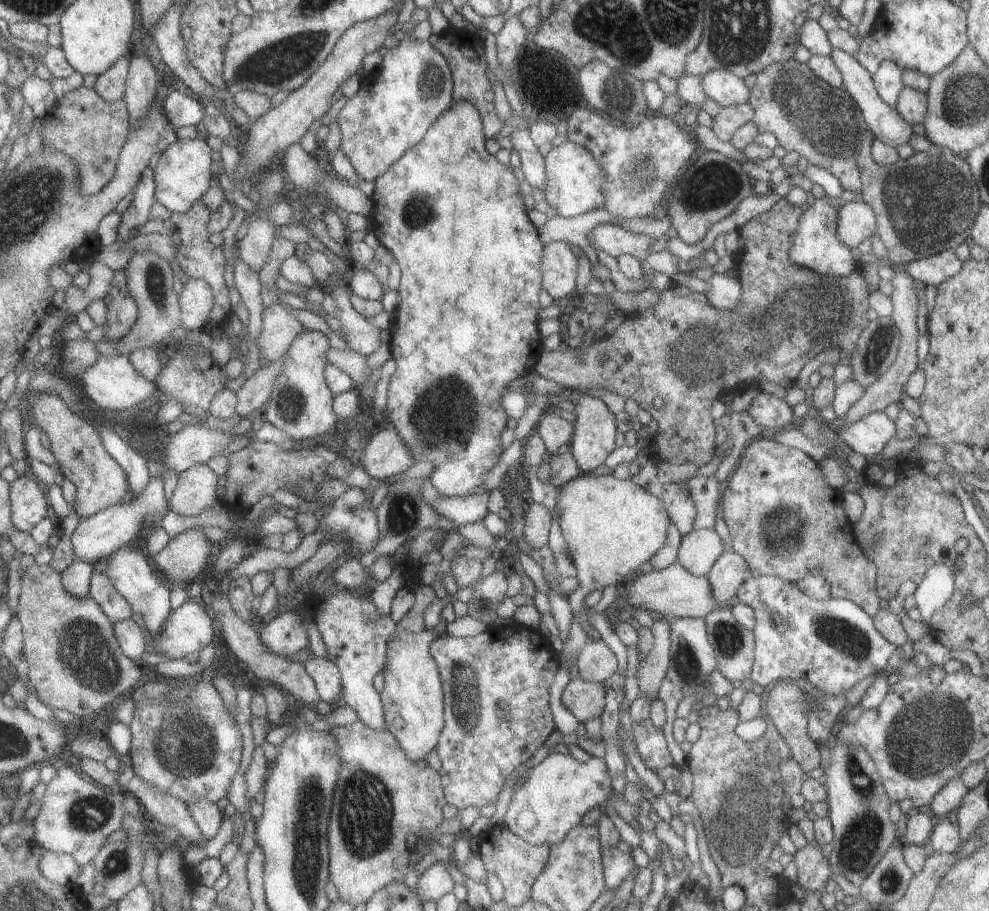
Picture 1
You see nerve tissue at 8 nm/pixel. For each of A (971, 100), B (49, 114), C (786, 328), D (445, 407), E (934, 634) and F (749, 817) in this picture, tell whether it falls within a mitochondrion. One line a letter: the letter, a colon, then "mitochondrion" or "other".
A: mitochondrion
B: other
C: mitochondrion
D: mitochondrion
E: other
F: mitochondrion

